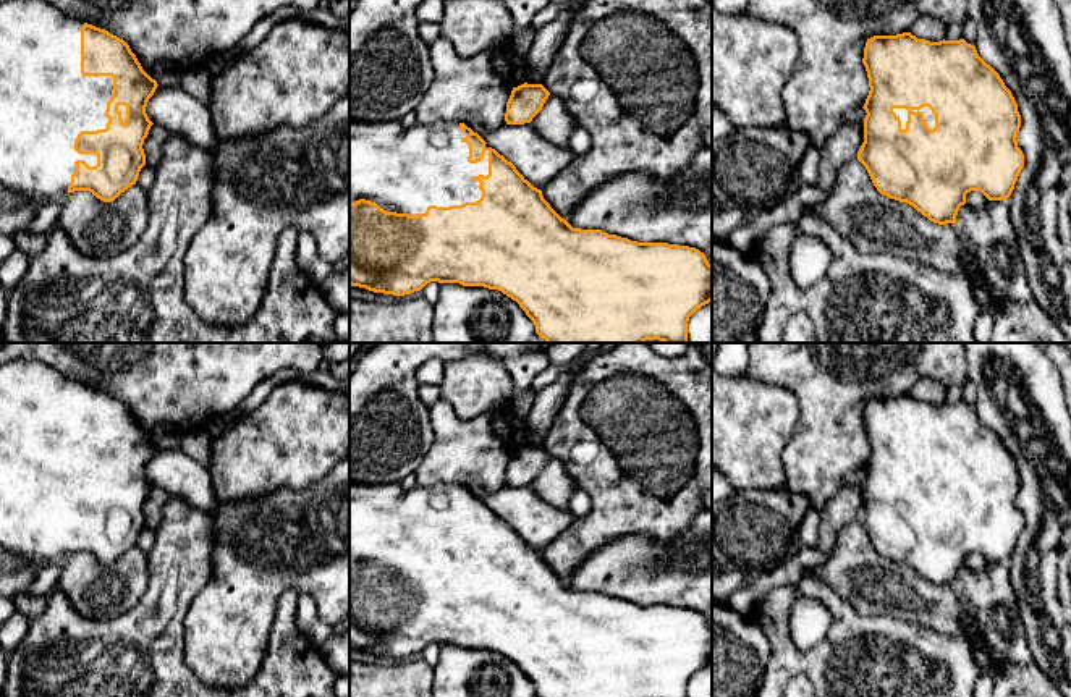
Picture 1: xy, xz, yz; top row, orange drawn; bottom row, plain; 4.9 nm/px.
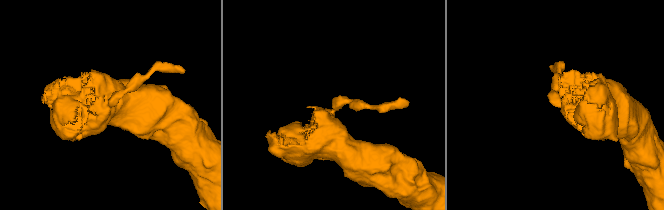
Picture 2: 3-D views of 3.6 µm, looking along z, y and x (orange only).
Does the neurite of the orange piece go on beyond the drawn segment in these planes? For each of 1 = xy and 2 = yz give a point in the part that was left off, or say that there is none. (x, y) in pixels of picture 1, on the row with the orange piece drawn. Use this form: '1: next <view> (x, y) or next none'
1: next xy (46, 102)
2: next yz (929, 117)

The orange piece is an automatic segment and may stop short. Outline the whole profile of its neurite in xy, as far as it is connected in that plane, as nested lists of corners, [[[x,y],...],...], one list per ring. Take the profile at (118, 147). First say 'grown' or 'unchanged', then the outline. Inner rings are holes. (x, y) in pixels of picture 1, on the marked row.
grown | [[[10,0],[0,3],[0,183],[11,192],[61,202],[70,192],[89,191],[104,202],[115,201],[121,192],[136,184],[141,168],[146,165],[144,139],[154,125],[146,107],[157,89],[152,79],[131,52],[129,45],[105,29],[71,18],[42,0]]]

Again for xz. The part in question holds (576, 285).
grown | [[[349,120],[349,285],[374,293],[404,296],[421,291],[427,283],[459,283],[498,289],[526,312],[534,322],[536,333],[547,343],[688,343],[689,317],[712,301],[712,265],[696,247],[668,243],[637,243],[602,230],[573,228],[544,199],[518,170],[492,149],[477,133],[459,121],[414,123],[409,128],[400,123],[370,123]]]

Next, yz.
grown | [[[911,32],[874,36],[866,42],[862,63],[870,91],[862,107],[867,115],[857,160],[880,194],[912,205],[938,225],[956,223],[958,210],[971,191],[982,192],[988,201],[1011,196],[1024,167],[1024,154],[1016,141],[1021,115],[1011,91],[974,45],[964,39],[930,42]]]

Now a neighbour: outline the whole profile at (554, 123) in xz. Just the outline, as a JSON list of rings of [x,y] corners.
[[[548,95],[542,110],[531,123],[542,137],[560,149],[568,149],[569,137],[578,128],[576,120],[565,110],[557,95]]]

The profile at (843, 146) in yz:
[[[864,121],[843,126],[819,147],[820,165],[814,186],[828,191],[836,181],[838,170],[857,158],[857,152],[864,142]]]

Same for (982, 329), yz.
[[[980,312],[974,322],[972,333],[977,343],[990,343],[993,333],[993,315]]]

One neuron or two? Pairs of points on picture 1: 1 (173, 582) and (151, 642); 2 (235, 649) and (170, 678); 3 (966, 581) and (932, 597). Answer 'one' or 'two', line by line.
1: one
2: two
3: two

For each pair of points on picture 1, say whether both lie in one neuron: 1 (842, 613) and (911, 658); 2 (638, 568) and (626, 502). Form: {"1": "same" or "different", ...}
{"1": "same", "2": "different"}

